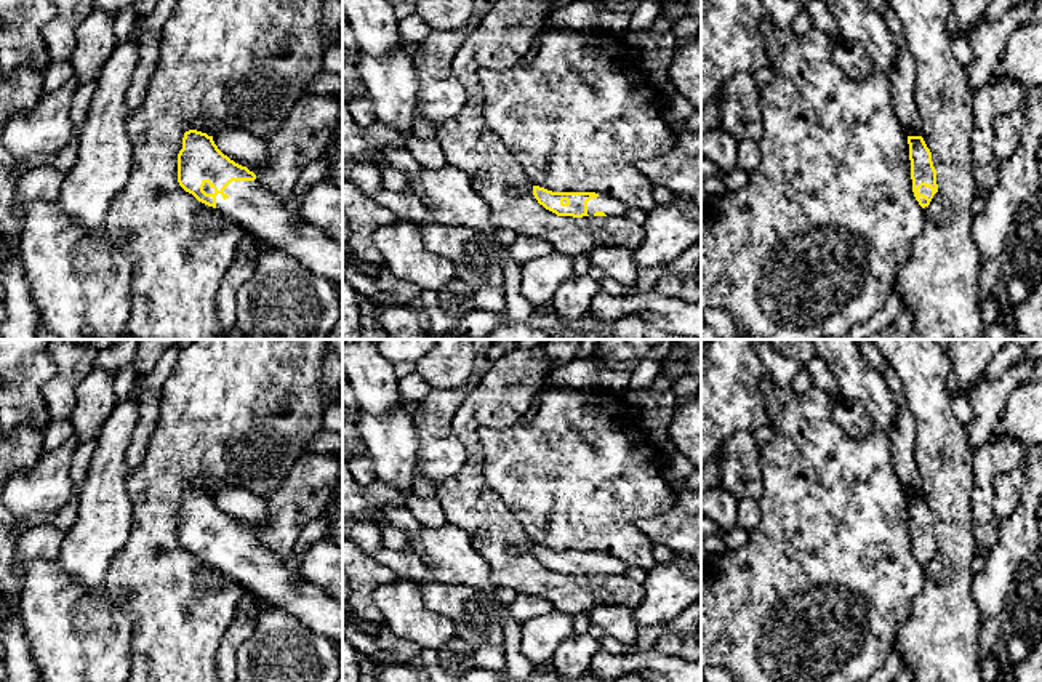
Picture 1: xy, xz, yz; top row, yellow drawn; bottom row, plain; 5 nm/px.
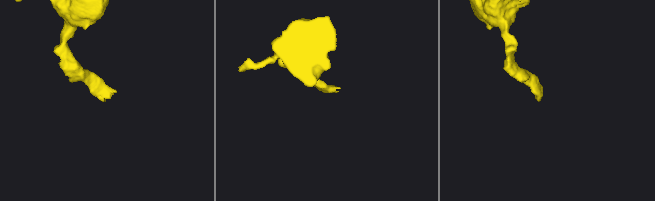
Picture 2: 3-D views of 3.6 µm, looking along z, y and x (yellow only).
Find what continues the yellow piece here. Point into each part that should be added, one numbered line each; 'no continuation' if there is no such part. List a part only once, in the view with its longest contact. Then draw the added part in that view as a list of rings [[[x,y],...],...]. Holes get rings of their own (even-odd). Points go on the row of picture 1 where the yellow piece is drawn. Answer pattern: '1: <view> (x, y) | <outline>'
1: xy (255, 208) | [[[232,181],[216,195],[216,210],[246,232],[291,253],[311,272],[343,285],[343,247],[315,226],[298,221],[285,202],[254,181]]]

